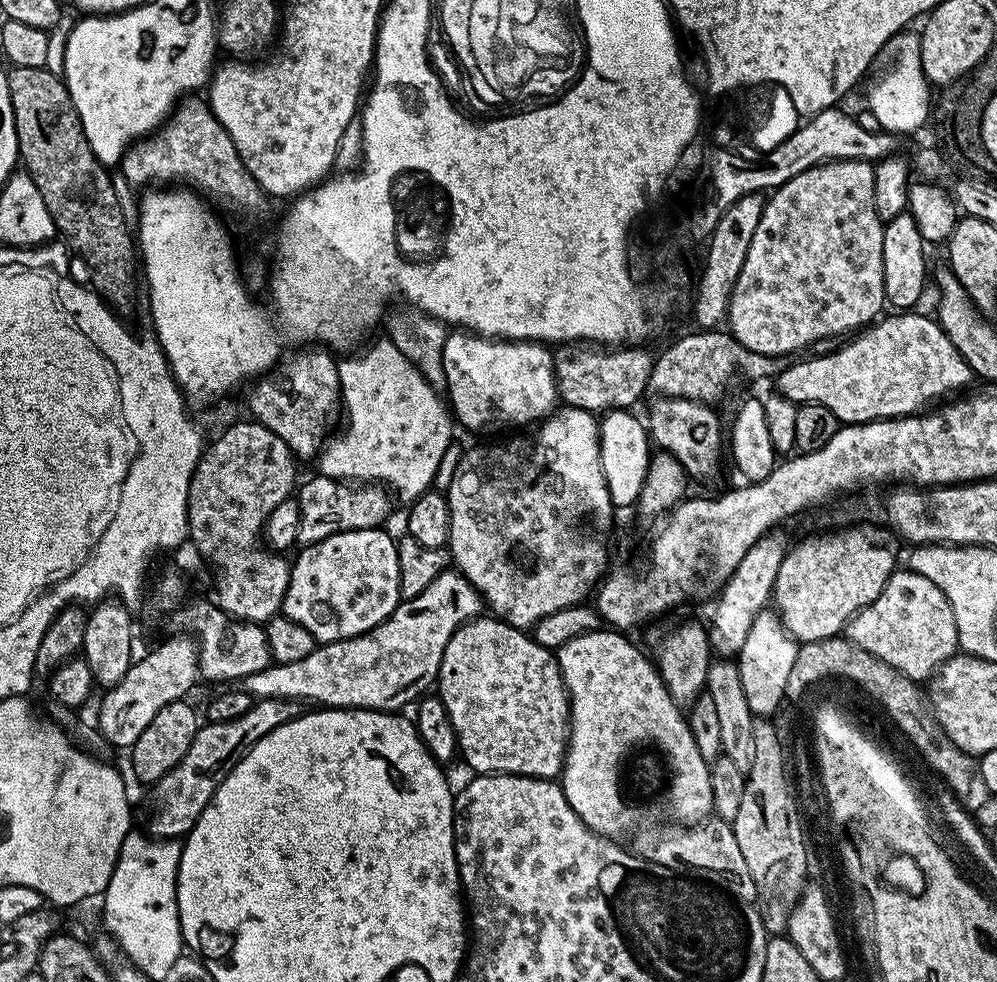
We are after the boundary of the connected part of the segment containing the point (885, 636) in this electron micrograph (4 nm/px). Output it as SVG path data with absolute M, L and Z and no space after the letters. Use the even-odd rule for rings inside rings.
M907 570L892 573L882 594L848 621L846 635L854 646L862 646L866 654L882 658L882 662L917 682L935 676L936 669L957 655L960 647L954 610L950 610L946 594L942 594L930 578L922 578L922 574Z

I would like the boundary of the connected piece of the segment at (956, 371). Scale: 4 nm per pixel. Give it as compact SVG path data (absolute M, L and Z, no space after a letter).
M904 310L899 314L892 314L896 316L885 315L871 326L857 331L849 339L853 339L849 344L844 344L841 348L833 347L823 354L812 354L809 360L800 360L789 368L788 365L781 367L774 380L775 391L788 400L793 400L797 406L801 404L826 406L830 414L839 418L841 425L869 423L871 420L923 413L929 406L964 390L959 388L973 383L974 377L962 354L954 350L954 342L946 338L946 334L935 319L931 315L919 316L918 313L916 310Z

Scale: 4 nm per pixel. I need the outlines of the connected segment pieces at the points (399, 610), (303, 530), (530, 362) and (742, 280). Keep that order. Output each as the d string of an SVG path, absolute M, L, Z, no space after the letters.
M461 572L438 574L418 598L401 600L387 620L369 632L349 640L320 644L306 658L285 664L273 663L242 682L245 692L261 700L313 700L324 708L374 708L396 712L407 700L415 701L437 683L446 642L461 624L482 612L478 590Z
M319 474L313 475L314 478L304 481L299 485L296 492L296 499L299 502L299 528L297 543L302 546L317 544L324 541L334 534L353 532L358 529L372 529L383 527L390 514L391 497L385 487L377 484L356 484L351 486L343 481L330 479L328 476Z
M467 330L449 331L442 350L443 387L448 388L446 400L455 423L472 432L500 432L503 428L520 430L523 424L535 425L553 415L558 408L553 355L551 347L534 340L494 340Z
M829 160L827 164L819 164L817 168L811 168L790 178L790 182L775 189L767 197L762 210L762 218L758 221L758 230L754 230L754 239L750 242L750 250L746 250L746 262L742 262L742 274L738 274L738 282L734 282L734 290L730 294L726 321L727 331L731 332L733 338L742 346L746 346L746 350L757 352L763 356L784 358L787 352L796 352L799 348L811 349L820 340L831 341L832 336L840 336L843 332L852 334L871 325L885 311L883 308L886 308L884 275L882 274L884 225L885 221L880 220L874 210L874 167L869 161Z

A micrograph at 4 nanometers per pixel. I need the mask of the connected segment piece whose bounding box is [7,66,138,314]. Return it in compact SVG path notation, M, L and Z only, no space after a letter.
M12 66L7 69L7 73L8 88L12 91L14 126L18 134L19 163L22 168L24 164L23 171L34 182L34 186L38 186L38 194L42 194L42 202L46 202L46 210L54 222L59 239L73 253L81 252L84 255L84 264L92 275L91 291L109 308L125 314L136 304L138 252L134 247L133 229L126 224L122 207L114 194L109 169L92 153L80 115L68 93L68 86L59 75L46 67L34 66Z

